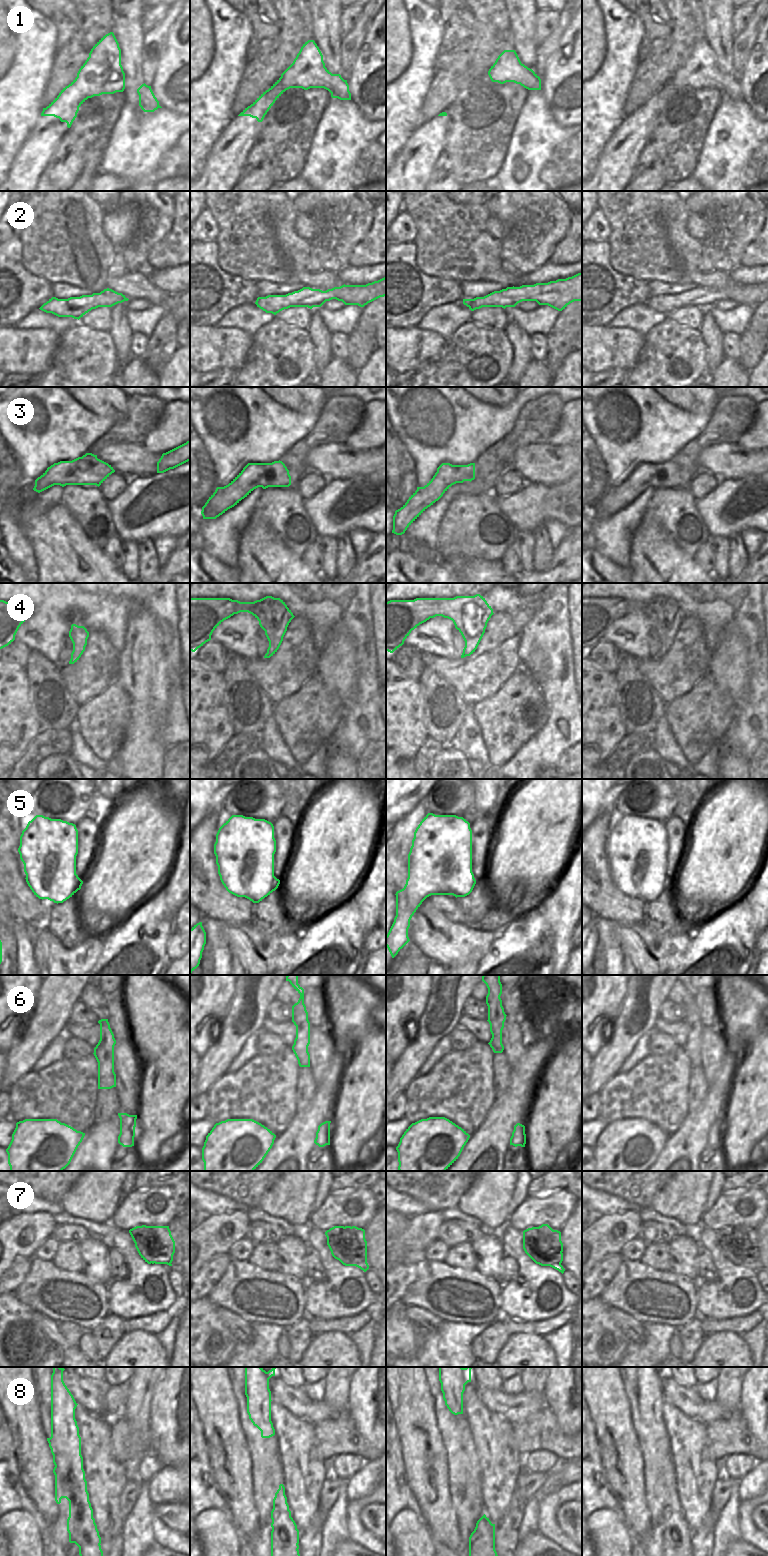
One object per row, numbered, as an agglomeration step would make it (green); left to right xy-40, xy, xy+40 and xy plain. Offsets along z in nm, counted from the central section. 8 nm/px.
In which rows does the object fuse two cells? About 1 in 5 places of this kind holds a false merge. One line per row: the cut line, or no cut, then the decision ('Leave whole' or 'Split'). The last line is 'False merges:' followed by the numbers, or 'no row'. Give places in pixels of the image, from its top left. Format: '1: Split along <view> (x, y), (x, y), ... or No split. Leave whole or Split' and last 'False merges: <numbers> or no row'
1: No split. Leave whole
2: No split. Leave whole
3: No split. Leave whole
4: No split. Leave whole
5: No split. Leave whole
6: No split. Leave whole
7: No split. Leave whole
8: Split along xy (288, 1509), (287, 1524), (281, 1531), (288, 1539), (293, 1540). Split
False merges: 8.

